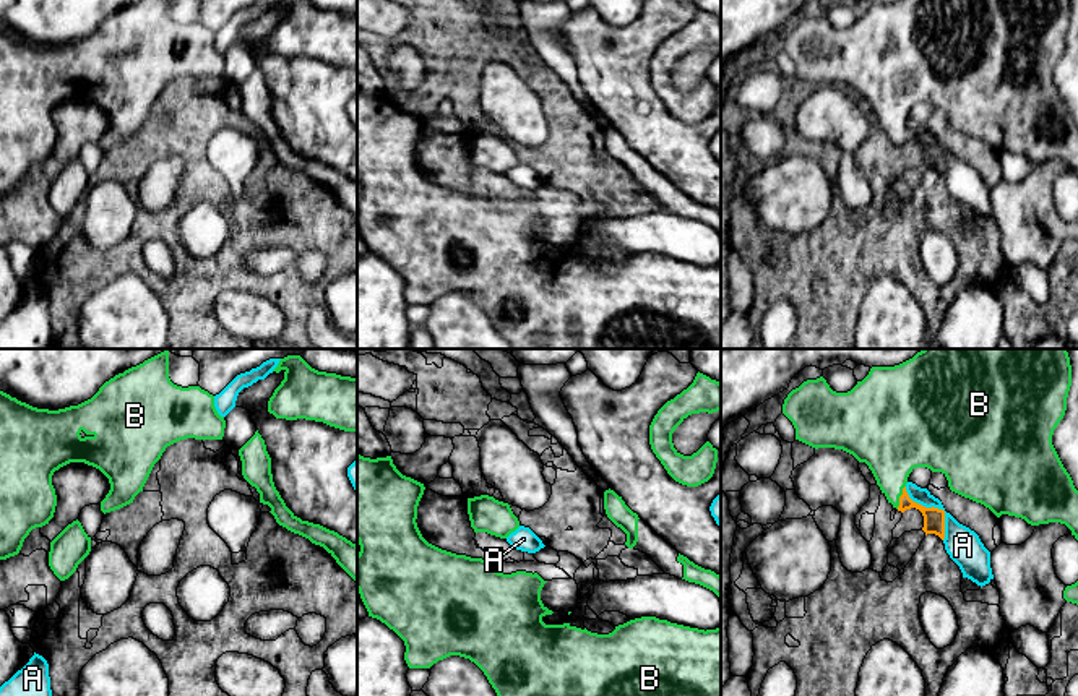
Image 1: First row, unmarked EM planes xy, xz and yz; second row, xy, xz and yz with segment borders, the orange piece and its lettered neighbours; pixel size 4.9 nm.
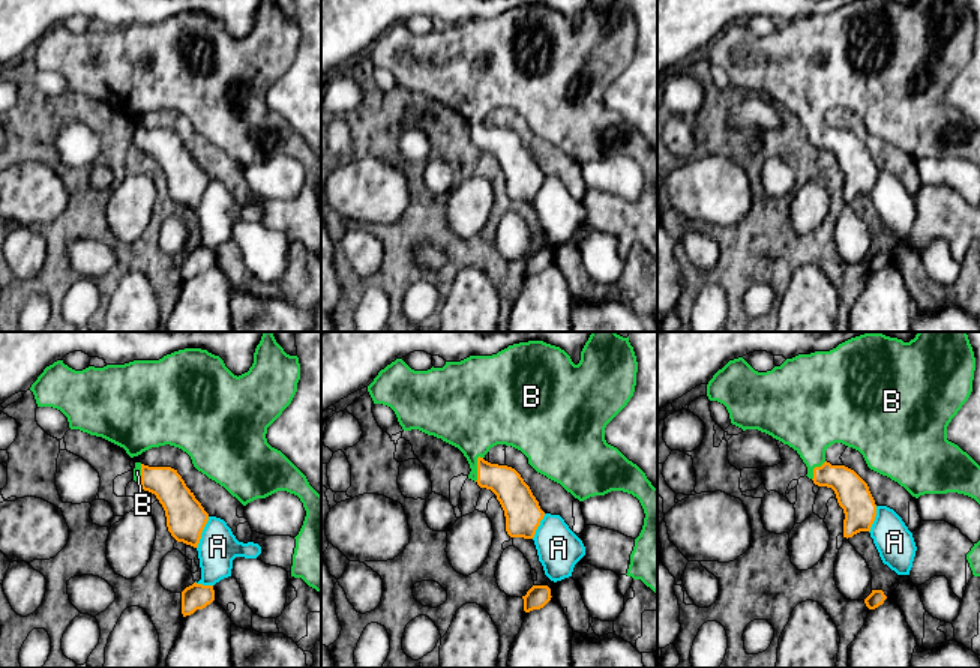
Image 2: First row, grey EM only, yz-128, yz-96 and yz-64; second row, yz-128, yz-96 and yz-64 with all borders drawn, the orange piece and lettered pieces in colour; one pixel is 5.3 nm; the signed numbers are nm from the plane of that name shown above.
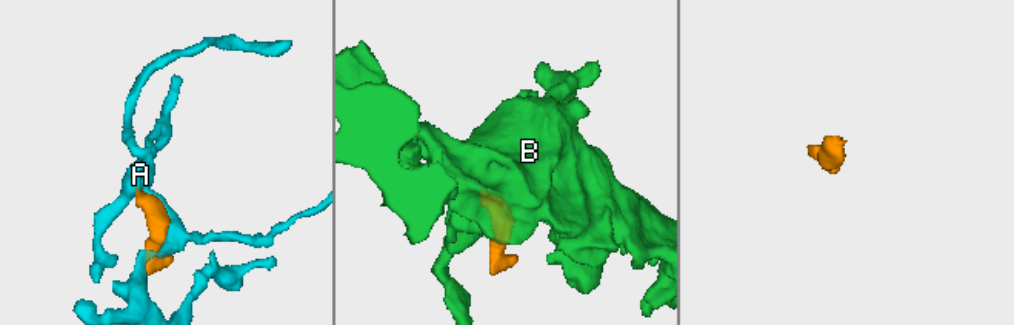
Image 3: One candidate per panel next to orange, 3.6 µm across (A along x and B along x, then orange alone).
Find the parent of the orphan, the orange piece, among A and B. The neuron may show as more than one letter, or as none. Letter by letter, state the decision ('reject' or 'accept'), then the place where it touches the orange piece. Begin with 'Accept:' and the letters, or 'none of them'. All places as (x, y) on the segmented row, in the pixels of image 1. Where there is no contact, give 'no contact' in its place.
Accept: B
A: reject; meets orange in yz at (935, 508)
B: accept; meets orange in yz at (900, 497)

